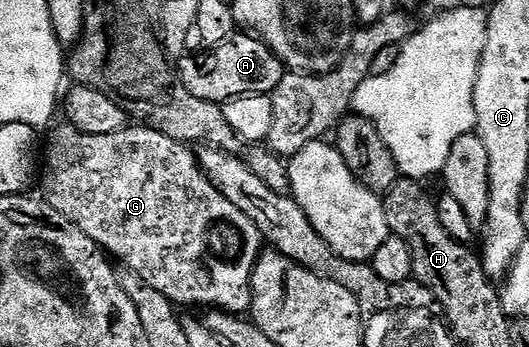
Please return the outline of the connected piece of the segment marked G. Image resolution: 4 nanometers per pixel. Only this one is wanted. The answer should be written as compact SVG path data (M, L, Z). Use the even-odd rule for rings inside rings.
M70 125L62 126L58 131L48 132L49 144L43 147L43 198L46 203L83 229L83 233L87 233L87 237L91 237L102 252L108 253L118 264L125 263L121 265L143 277L151 289L163 293L174 306L203 305L205 309L225 310L240 315L252 308L252 288L246 282L213 281L212 269L202 267L200 261L207 253L209 231L216 224L227 223L241 234L246 256L262 254L262 235L251 218L227 201L227 197L223 197L201 171L196 154L186 144L150 129L126 129L107 136L91 136Z

